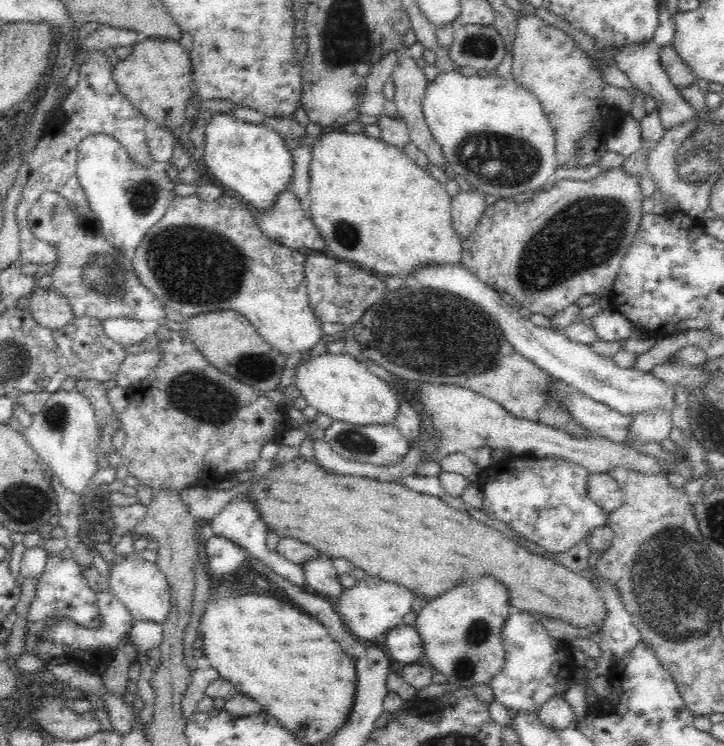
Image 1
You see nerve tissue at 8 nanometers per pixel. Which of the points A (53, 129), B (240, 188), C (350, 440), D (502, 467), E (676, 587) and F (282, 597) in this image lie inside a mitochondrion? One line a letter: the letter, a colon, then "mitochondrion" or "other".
A: other
B: other
C: mitochondrion
D: other
E: mitochondrion
F: other

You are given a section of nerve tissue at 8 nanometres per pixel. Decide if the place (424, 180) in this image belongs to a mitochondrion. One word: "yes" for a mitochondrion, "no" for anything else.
no

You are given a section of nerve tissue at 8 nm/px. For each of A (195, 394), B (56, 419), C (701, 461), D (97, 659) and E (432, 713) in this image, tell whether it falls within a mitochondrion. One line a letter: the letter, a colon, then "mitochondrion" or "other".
A: mitochondrion
B: mitochondrion
C: other
D: other
E: mitochondrion

